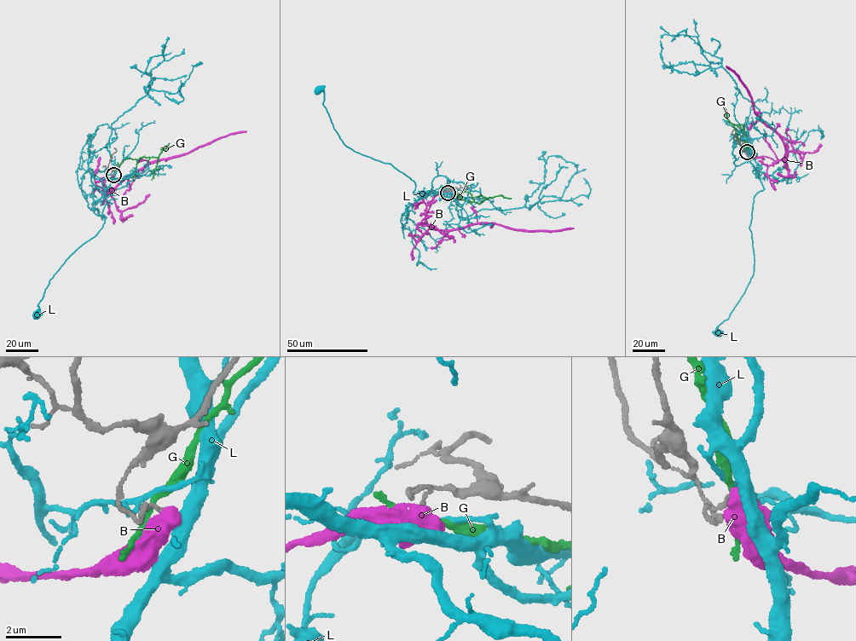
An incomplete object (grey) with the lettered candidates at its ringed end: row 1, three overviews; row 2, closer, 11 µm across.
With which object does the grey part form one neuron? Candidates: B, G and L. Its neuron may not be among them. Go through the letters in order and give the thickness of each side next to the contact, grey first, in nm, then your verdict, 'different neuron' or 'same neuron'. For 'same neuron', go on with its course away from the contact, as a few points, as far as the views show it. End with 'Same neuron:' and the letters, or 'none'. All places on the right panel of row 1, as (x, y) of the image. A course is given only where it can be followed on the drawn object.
B: 130/650 nm | different neuron
G: 160/200 nm | different neuron
L: 120/400 nm | same neuron | via (747, 152), (763, 187), (754, 199), (749, 228), (753, 274), (728, 318), (717, 327), (720, 334)
Same neuron: L

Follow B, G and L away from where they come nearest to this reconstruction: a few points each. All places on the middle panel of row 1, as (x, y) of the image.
B: (448, 193), (436, 194), (425, 213), (427, 224), (435, 228), (454, 229), (494, 222), (525, 231), (574, 228)
G: (447, 192), (456, 194), (468, 192), (478, 204), (492, 197), (473, 197)
L: (448, 193), (414, 193), (413, 181), (389, 163), (356, 153), (344, 145), (323, 104), (322, 90), (316, 90)

